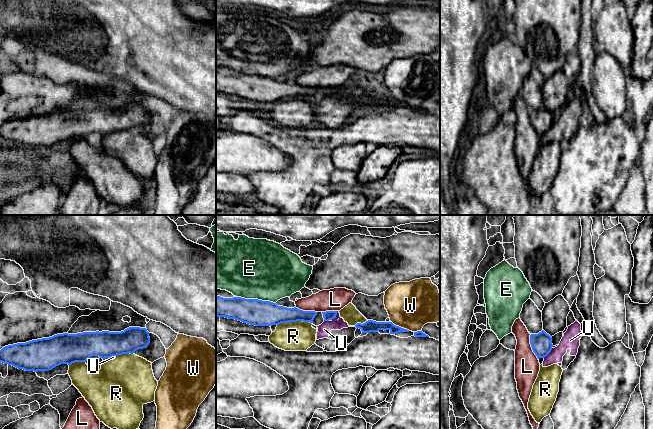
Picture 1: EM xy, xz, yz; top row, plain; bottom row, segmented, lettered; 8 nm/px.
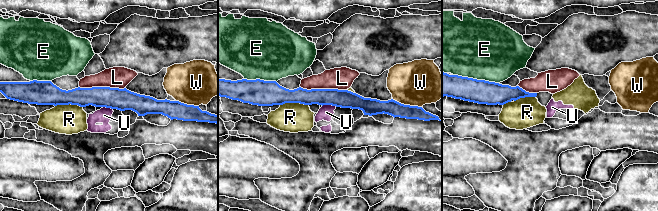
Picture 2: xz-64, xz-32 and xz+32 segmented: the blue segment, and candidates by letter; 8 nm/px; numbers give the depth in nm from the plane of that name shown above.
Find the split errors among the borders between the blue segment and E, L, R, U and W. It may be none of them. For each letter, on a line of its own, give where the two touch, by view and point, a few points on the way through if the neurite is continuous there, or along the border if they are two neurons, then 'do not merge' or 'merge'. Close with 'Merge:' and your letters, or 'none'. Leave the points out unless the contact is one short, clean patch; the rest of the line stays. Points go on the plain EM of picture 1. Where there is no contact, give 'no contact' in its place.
E: contact xz (256, 75); do not merge
L: contact yz (531, 122); do not merge
R: contact xz (294, 97); do not merge
U: contact xz (335, 92); border xz (337, 87), (337, 90), (331, 95); do not merge
W: contact xz (400, 103); border xz (391, 97), (409, 106); do not merge
Merge: none

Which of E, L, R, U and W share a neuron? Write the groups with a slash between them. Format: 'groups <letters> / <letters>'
groups E / L / R U / W

